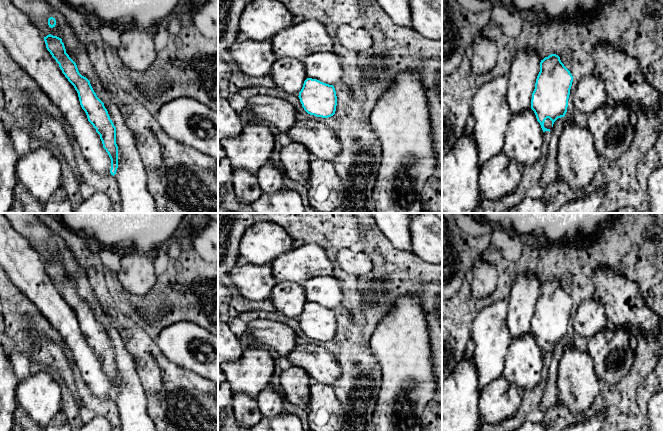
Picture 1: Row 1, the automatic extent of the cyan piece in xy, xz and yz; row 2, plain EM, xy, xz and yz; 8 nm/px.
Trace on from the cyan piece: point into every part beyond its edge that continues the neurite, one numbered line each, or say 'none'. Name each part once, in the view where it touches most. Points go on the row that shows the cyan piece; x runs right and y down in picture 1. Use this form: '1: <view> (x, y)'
1: xy (131, 177)

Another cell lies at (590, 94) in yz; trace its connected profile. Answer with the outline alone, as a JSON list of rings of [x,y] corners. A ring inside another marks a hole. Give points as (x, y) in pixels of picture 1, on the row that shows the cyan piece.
[[[598,74],[585,76],[577,83],[573,97],[575,110],[590,115],[610,102],[606,86]]]

